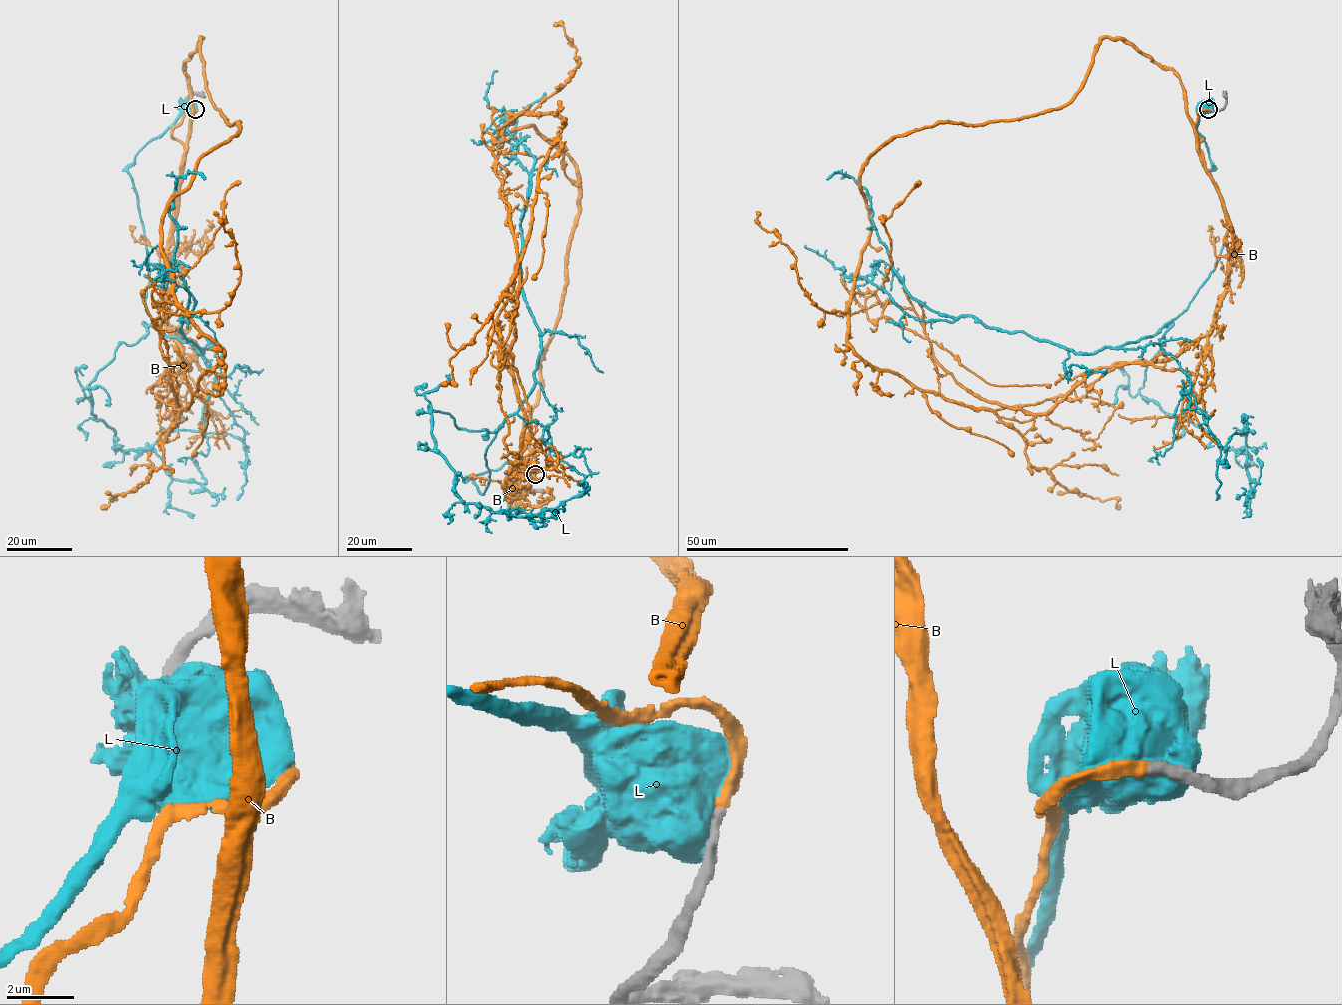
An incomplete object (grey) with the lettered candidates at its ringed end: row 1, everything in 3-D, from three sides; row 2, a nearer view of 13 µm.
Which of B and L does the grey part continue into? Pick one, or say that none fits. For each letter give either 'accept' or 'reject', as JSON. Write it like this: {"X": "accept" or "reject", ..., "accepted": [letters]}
{"B": "accept", "L": "reject", "accepted": ["B"]}

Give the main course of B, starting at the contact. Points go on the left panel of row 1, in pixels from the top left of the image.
B: (195, 110), (172, 132), (176, 414), (166, 308), (152, 319), (142, 293), (196, 263), (240, 182)

